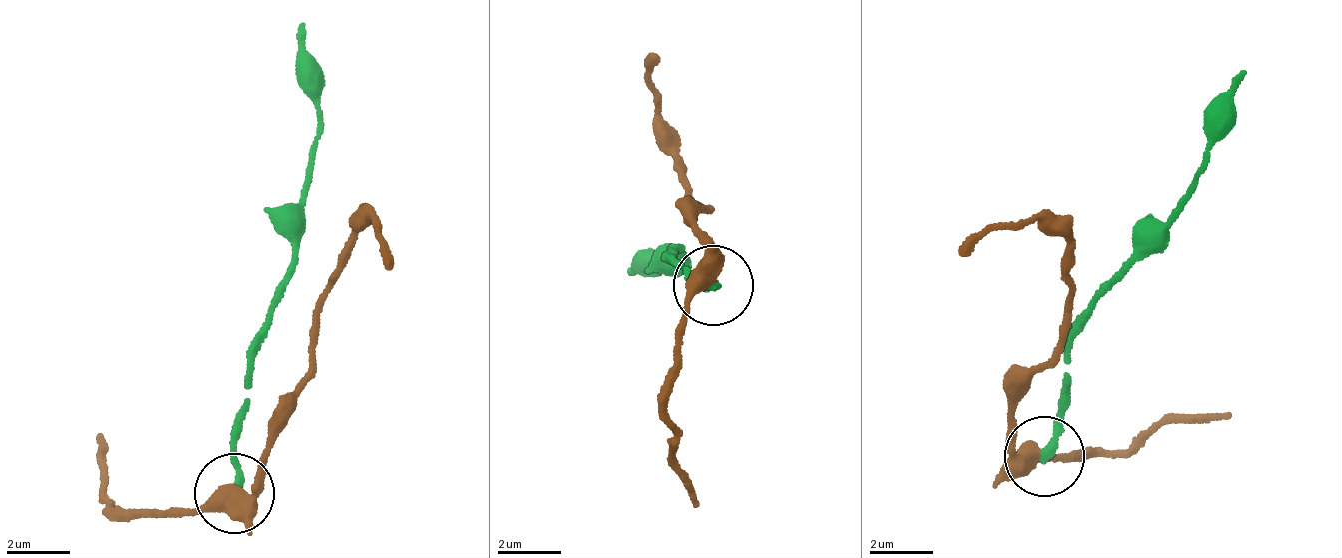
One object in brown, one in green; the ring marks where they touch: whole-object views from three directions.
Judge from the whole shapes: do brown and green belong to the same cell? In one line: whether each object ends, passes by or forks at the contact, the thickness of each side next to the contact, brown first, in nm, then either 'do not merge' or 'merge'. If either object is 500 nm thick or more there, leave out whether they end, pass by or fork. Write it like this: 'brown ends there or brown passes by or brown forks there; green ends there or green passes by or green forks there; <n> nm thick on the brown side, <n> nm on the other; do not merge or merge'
brown forks there; green ends there; 400 nm thick on the brown side, 280 nm on the other; do not merge

